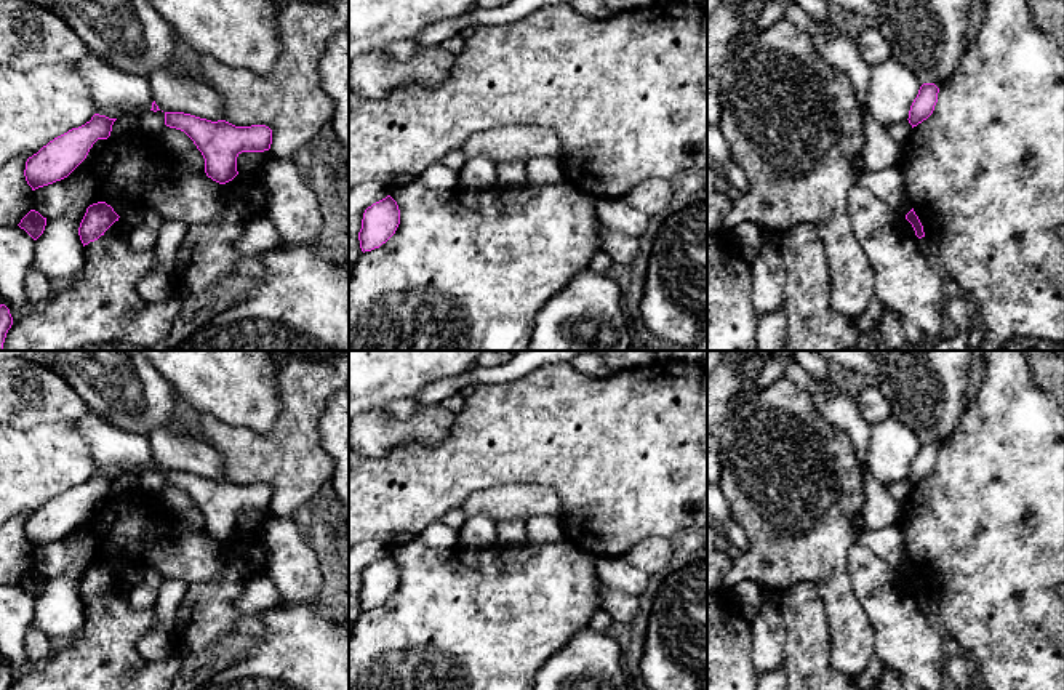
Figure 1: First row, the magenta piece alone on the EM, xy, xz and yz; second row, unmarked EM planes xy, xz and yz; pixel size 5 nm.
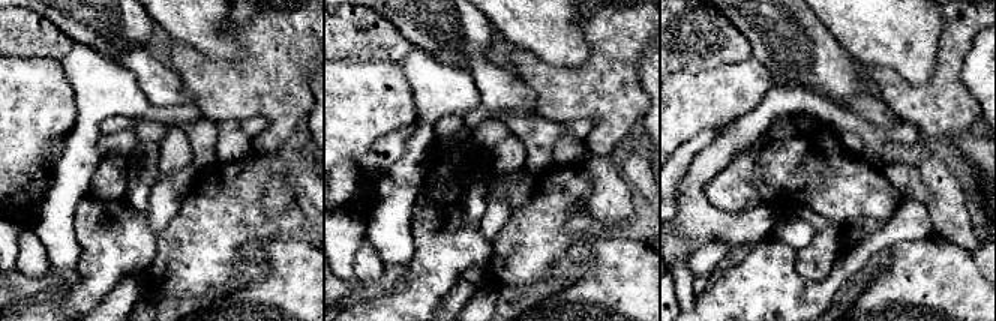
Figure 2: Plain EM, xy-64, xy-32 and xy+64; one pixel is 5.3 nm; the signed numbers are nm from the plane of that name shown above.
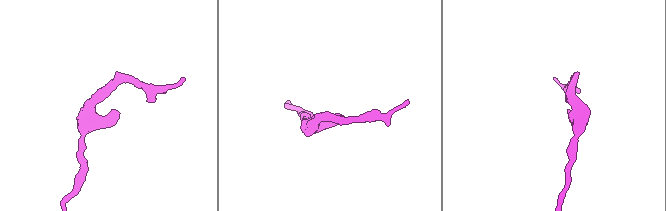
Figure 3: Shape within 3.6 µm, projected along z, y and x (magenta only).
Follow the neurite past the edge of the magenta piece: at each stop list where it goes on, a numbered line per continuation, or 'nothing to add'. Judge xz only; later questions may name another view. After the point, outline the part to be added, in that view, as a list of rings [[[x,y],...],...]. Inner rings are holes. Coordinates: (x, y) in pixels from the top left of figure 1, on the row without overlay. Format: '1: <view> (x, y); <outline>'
nothing to add

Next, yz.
nothing to add

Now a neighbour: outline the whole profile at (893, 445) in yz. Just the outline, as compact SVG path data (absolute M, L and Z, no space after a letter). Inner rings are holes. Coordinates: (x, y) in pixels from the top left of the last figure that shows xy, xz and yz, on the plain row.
M896 416L870 426L866 469L886 487L909 477L909 469L923 440Z

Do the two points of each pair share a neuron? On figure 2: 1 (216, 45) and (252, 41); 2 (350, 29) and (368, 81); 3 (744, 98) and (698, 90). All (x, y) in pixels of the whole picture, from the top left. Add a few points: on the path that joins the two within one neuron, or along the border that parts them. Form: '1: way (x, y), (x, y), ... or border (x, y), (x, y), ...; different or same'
1: border (227, 15), (227, 30), (242, 54), (216, 62); different
2: border (339, 59), (351, 62), (396, 62); different
3: way (732, 95), (710, 95); same

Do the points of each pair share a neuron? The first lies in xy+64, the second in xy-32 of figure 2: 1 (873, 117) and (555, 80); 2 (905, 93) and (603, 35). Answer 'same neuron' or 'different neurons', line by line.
1: different neurons
2: same neuron

